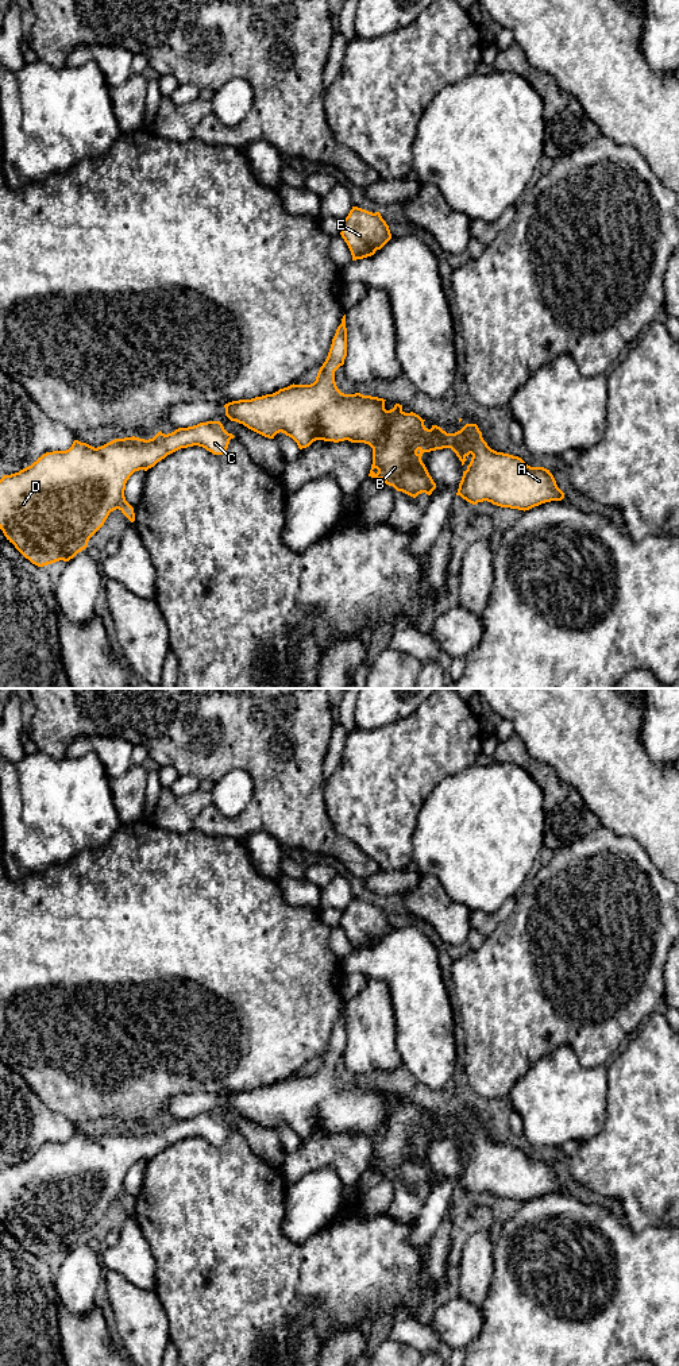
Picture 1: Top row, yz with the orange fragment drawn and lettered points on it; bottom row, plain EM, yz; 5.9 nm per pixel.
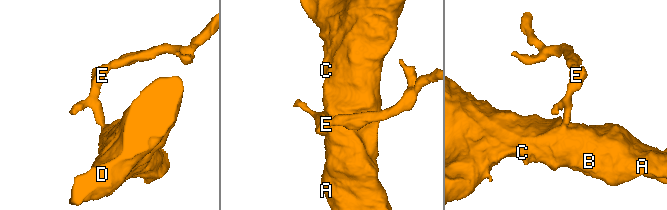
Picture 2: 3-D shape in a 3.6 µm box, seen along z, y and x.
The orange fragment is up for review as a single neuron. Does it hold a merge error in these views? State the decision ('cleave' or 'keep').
keep

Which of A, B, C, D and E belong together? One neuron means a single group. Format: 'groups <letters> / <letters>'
groups A B C D E

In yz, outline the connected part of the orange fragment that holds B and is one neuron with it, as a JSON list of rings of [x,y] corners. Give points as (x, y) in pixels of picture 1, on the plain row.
[[[346,1006],[332,1030],[328,1047],[320,1058],[316,1072],[310,1076],[290,1076],[273,1085],[251,1091],[232,1092],[224,1096],[225,1107],[231,1112],[243,1115],[248,1120],[269,1128],[279,1123],[292,1128],[300,1141],[316,1131],[364,1134],[373,1139],[373,1155],[369,1168],[382,1170],[413,1189],[436,1180],[436,1174],[421,1151],[424,1143],[451,1139],[462,1157],[471,1145],[471,1153],[463,1162],[456,1186],[467,1193],[491,1193],[501,1199],[529,1201],[551,1192],[562,1192],[564,1184],[558,1178],[553,1166],[544,1158],[531,1158],[521,1149],[491,1141],[482,1128],[477,1115],[466,1115],[455,1124],[447,1124],[437,1116],[428,1120],[418,1105],[405,1104],[402,1096],[385,1100],[383,1089],[363,1087],[360,1084],[344,1085],[335,1073],[335,1062],[344,1056],[347,1047]]]

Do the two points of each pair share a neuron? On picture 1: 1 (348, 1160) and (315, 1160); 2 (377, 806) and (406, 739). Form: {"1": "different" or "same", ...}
{"1": "same", "2": "same"}

